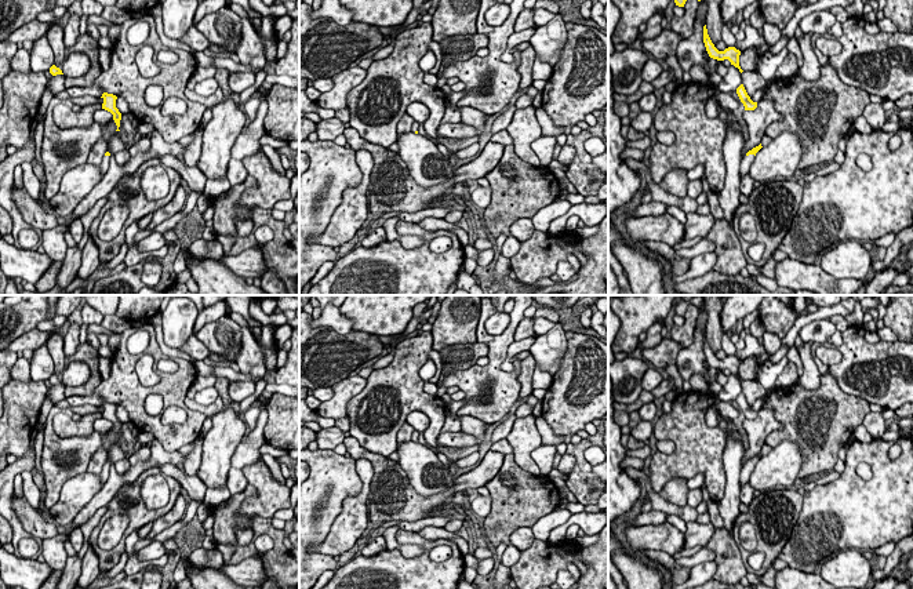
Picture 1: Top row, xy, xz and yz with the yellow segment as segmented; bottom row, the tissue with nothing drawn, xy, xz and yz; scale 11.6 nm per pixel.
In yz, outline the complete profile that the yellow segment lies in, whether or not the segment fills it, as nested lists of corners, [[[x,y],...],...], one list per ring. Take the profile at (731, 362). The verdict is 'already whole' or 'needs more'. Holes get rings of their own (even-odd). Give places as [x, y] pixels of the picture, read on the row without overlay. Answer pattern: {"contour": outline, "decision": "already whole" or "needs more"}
{"contour": [[[706,334],[703,335],[703,352],[710,367],[717,370],[728,368],[731,374],[739,378],[741,382],[743,381],[739,375],[741,360],[736,359],[735,356],[728,356],[724,360],[719,360],[708,343]]], "decision": "already whole"}

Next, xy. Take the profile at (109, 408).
{"contour": [[[103,401],[101,407],[103,408],[102,418],[105,418],[113,423],[113,429],[117,435],[116,440],[120,440],[119,436],[120,436],[121,422],[116,417],[117,406],[113,403]]], "decision": "already whole"}

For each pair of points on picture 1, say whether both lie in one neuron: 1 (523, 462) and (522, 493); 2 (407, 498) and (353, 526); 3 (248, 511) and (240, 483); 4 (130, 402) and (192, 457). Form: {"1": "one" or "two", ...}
{"1": "two", "2": "two", "3": "two", "4": "two"}

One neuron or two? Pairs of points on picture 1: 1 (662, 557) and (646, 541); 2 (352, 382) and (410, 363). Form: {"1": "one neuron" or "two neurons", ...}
{"1": "two neurons", "2": "two neurons"}

